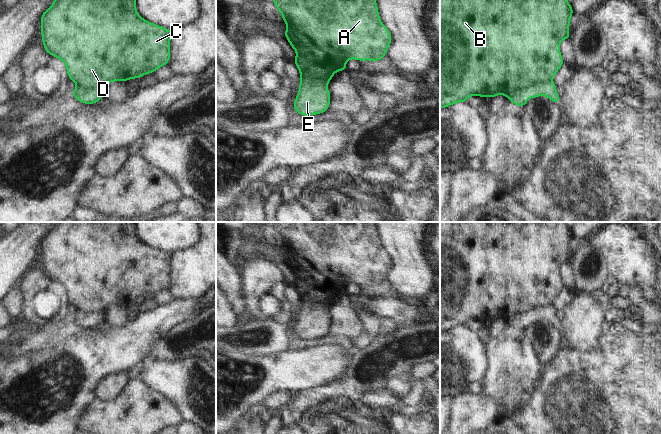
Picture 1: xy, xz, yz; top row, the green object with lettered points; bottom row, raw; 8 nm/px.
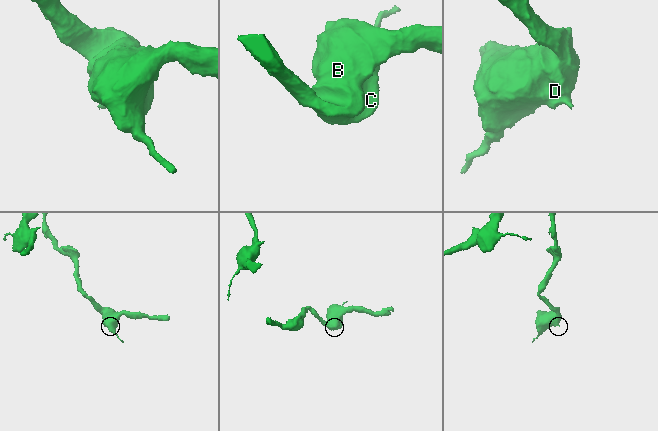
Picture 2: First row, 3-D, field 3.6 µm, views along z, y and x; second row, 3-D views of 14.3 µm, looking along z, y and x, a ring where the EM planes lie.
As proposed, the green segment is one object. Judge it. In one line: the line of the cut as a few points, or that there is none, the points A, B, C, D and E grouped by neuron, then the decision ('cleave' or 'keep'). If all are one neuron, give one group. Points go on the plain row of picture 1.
cut yz (551, 305), (533, 307), (522, 313), (515, 314), (508, 321); groups A B C D / E; cleave

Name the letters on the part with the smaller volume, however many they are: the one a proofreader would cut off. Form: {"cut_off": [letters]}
{"cut_off": ["E"]}

